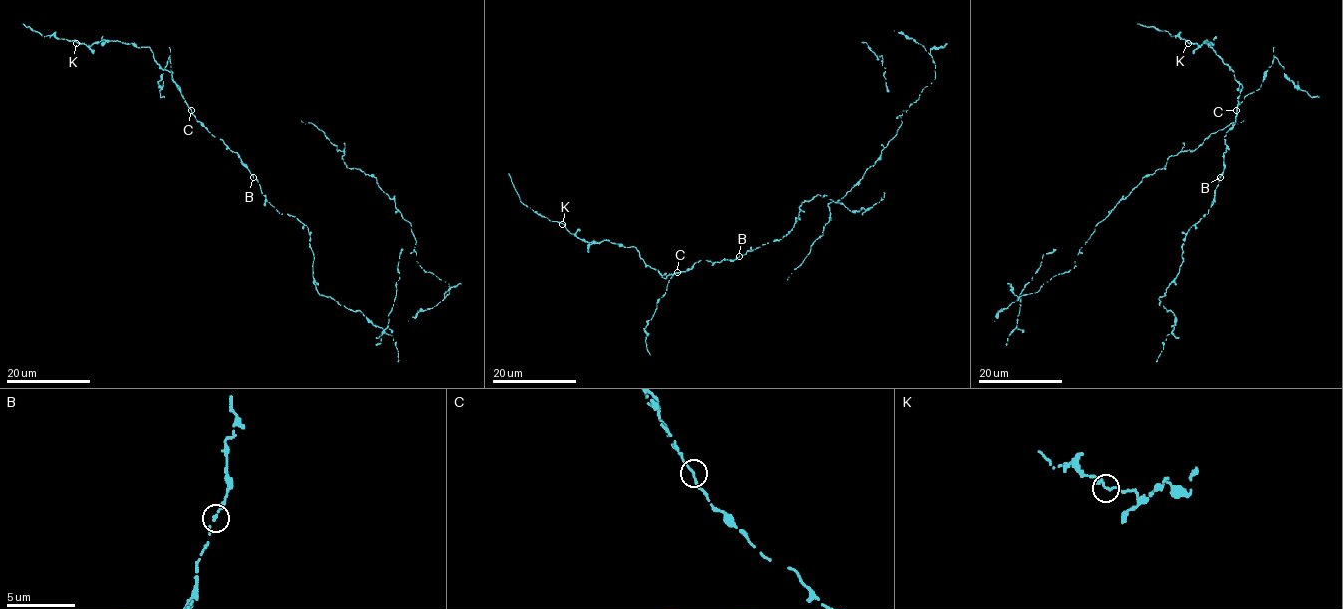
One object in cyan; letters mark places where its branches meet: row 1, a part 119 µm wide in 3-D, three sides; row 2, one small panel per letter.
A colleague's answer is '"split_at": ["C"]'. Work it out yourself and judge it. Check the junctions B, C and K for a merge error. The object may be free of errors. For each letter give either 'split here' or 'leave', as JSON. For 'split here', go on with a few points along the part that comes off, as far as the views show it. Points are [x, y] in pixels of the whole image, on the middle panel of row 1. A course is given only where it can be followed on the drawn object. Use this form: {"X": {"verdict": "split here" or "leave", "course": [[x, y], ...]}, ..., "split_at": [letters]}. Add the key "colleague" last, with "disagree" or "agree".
{"B": {"verdict": "leave"}, "C": {"verdict": "split here", "course": [[677, 272], [668, 280], [644, 329], [650, 355]]}, "K": {"verdict": "leave"}, "split_at": ["C"], "colleague": "agree"}

